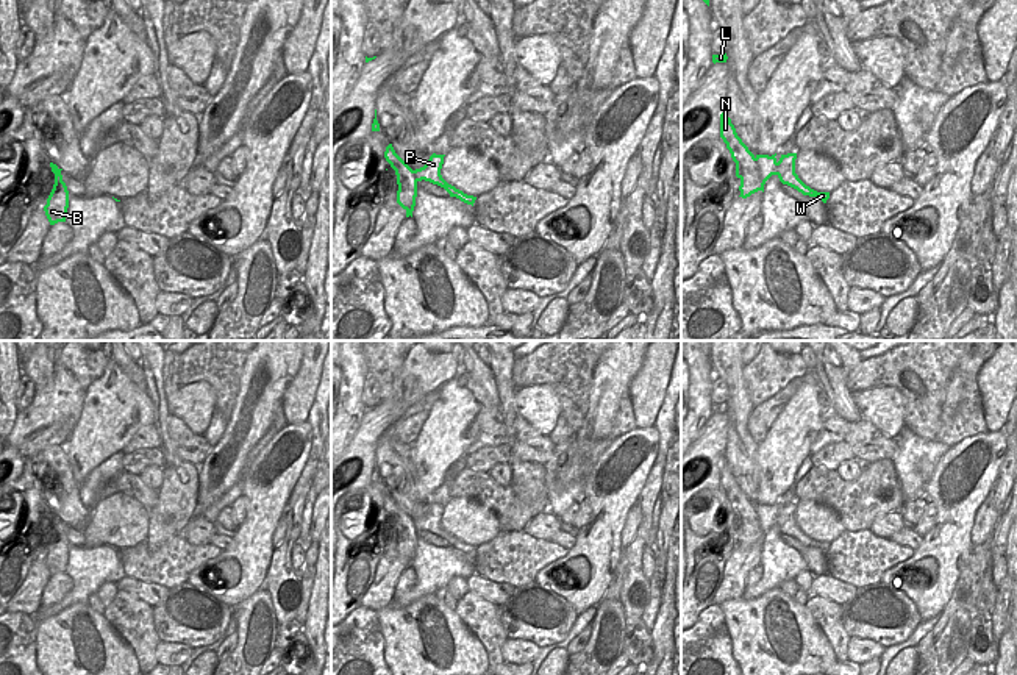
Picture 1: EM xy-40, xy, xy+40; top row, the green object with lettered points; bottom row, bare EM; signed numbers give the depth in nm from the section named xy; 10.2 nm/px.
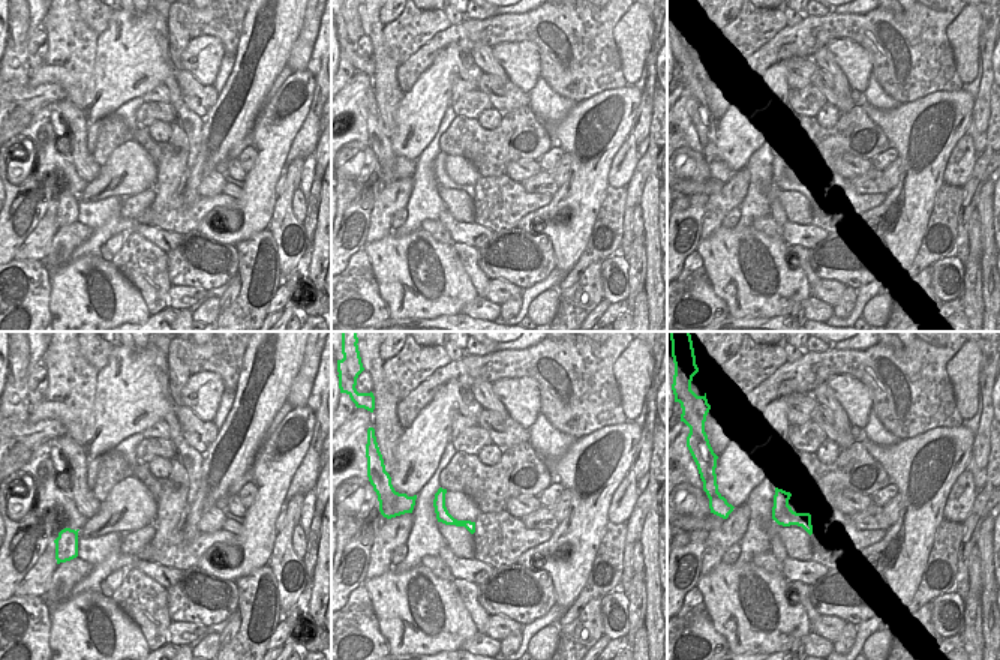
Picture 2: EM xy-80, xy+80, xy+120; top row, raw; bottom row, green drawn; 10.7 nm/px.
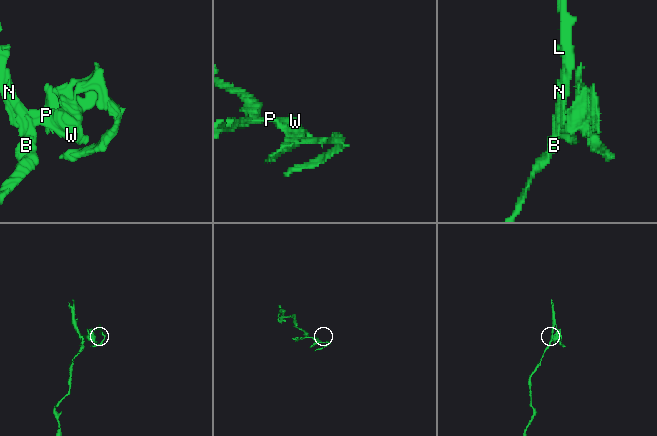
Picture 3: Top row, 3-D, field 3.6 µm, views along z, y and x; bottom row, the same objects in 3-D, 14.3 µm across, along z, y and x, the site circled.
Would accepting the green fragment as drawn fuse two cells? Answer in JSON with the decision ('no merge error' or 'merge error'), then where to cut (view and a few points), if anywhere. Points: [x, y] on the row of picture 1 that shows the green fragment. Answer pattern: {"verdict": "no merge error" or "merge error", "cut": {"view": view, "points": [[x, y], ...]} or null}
{"verdict": "merge error", "cut": {"view": "xy+40", "points": [[755, 158], [764, 182]]}}

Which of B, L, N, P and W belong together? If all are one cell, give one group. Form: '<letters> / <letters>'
B L N / P W

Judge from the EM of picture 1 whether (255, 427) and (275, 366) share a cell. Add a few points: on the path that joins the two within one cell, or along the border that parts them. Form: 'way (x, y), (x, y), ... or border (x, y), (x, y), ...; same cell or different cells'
way (255, 411), (272, 382); same cell

